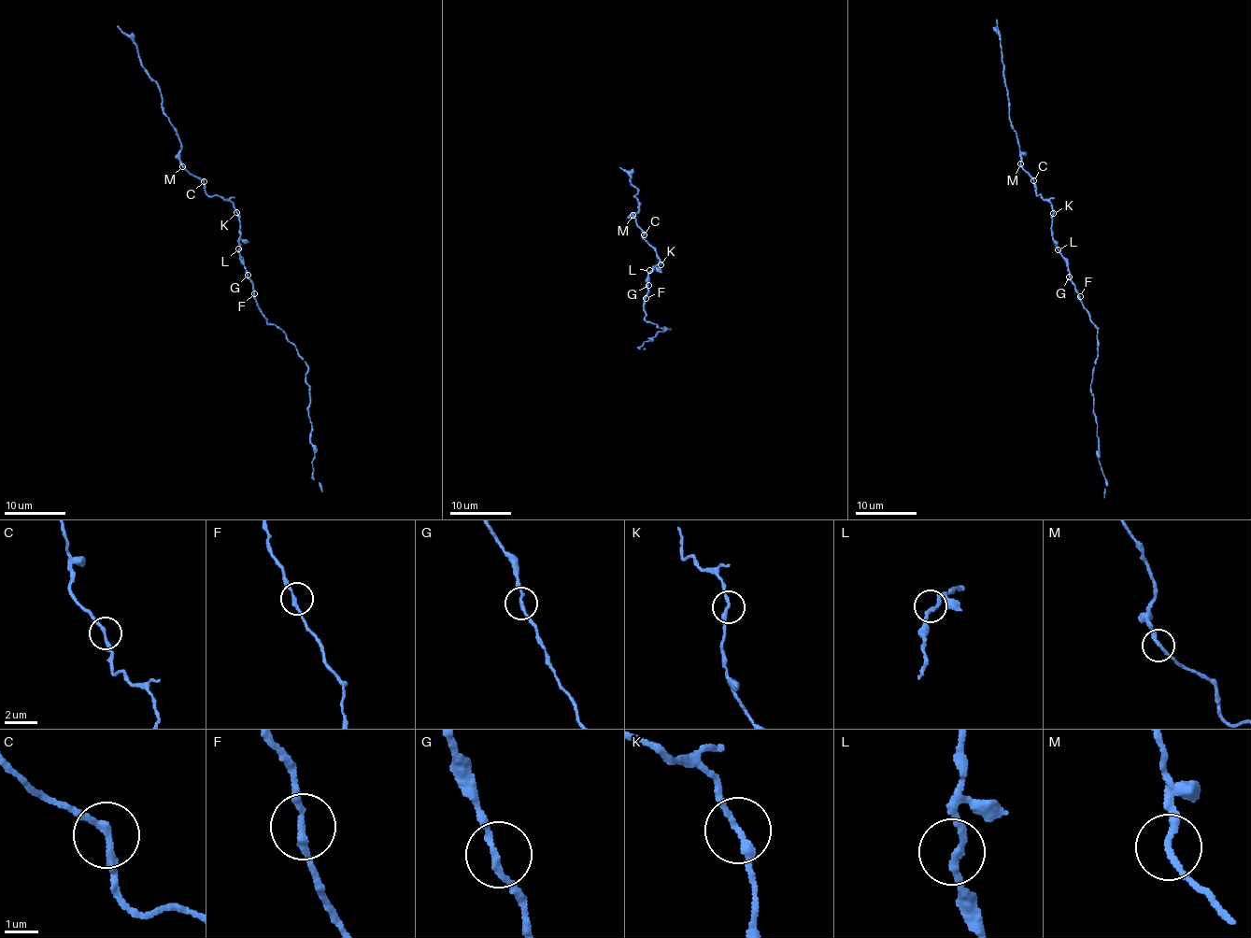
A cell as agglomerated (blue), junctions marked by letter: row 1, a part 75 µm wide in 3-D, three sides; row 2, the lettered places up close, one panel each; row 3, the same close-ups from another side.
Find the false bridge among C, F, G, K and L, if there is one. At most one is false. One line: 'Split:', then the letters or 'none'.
Split: none

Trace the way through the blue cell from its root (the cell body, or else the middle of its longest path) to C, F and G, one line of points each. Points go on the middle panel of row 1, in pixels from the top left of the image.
C: (651, 272), (653, 267), (662, 263), (643, 237), (645, 234)
F: (651, 272), (646, 278), (648, 291), (646, 298)
G: (651, 272), (646, 278), (648, 285)

